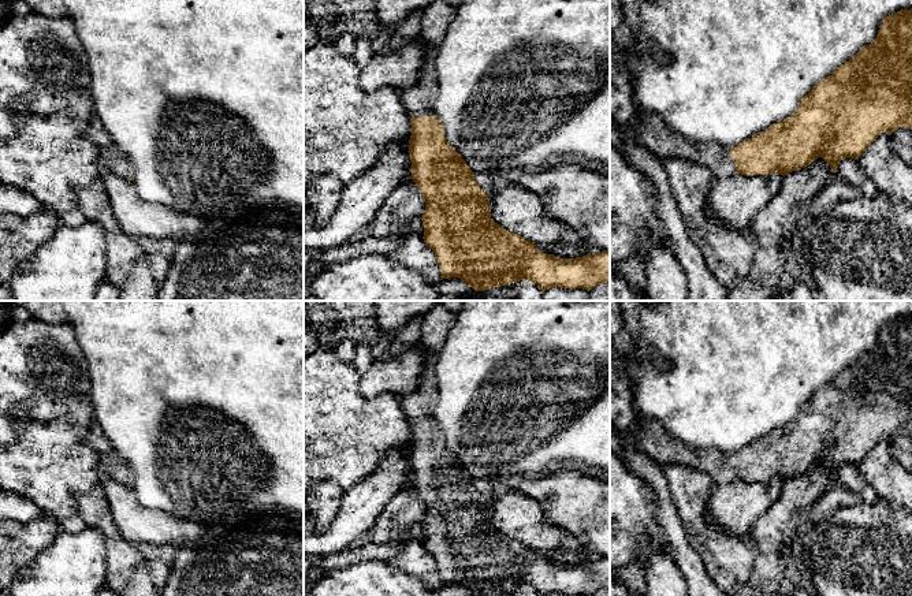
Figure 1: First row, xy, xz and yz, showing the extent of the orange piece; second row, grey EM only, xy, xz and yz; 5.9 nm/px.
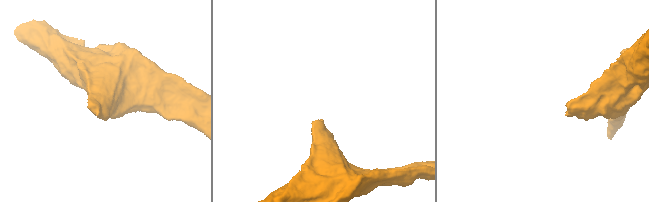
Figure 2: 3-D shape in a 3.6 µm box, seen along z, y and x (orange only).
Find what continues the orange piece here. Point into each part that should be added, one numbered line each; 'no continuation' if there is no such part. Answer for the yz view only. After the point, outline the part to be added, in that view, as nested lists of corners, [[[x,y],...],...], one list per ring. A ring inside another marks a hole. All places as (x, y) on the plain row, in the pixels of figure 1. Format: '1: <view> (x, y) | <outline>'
1: yz (650, 436) | [[[636,417],[633,429],[626,436],[659,465],[678,463],[701,470],[711,476],[715,487],[736,480],[730,459],[719,450],[690,448],[667,433],[659,421]]]

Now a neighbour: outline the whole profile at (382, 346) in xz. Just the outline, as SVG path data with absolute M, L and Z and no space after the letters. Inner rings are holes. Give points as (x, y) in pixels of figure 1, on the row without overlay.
M392 336L379 338L379 340L373 346L373 353L372 353L373 358L380 358L386 353L388 353L392 343L394 343Z

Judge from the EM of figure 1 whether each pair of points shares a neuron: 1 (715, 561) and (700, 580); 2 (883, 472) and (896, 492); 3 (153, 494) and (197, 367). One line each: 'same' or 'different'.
1: different
2: same
3: same

